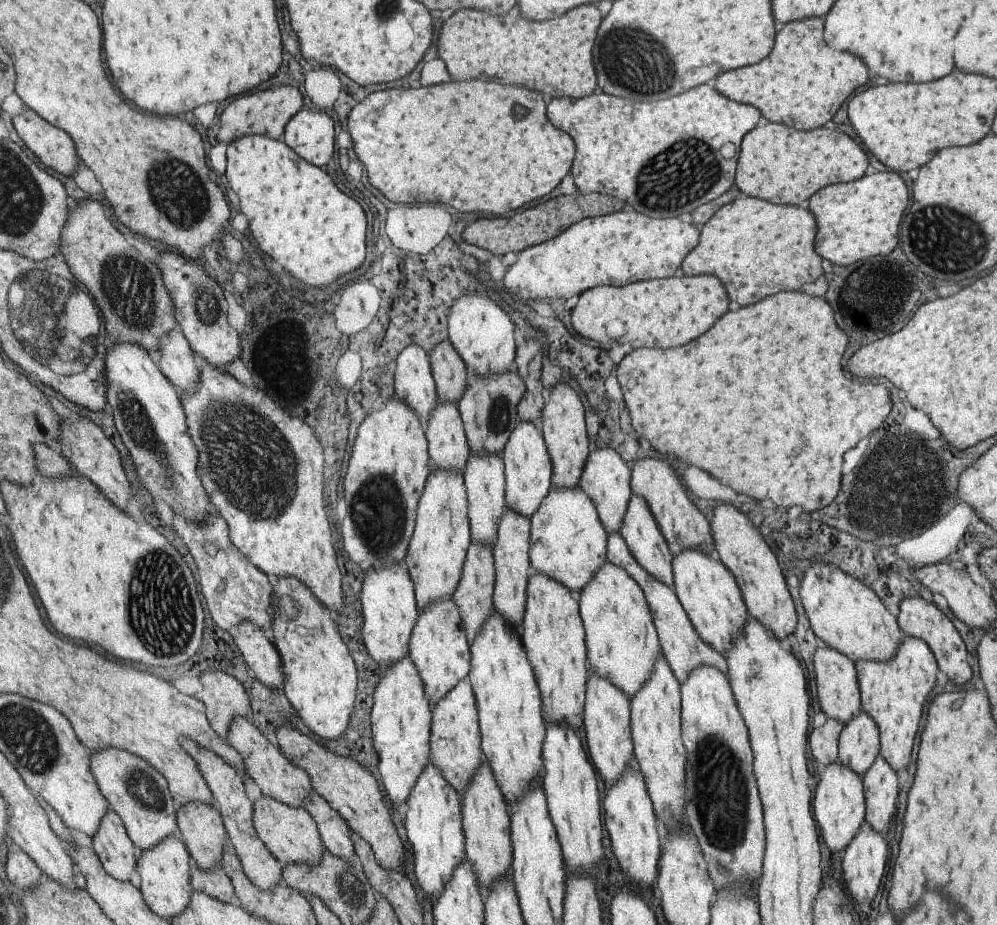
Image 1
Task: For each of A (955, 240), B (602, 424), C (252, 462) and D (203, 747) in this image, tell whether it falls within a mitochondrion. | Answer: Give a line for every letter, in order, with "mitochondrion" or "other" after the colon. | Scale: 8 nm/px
A: mitochondrion
B: other
C: mitochondrion
D: other

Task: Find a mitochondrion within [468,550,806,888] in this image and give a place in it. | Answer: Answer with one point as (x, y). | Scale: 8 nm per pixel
(721, 795)

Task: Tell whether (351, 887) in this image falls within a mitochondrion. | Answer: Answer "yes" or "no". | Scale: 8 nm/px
yes

